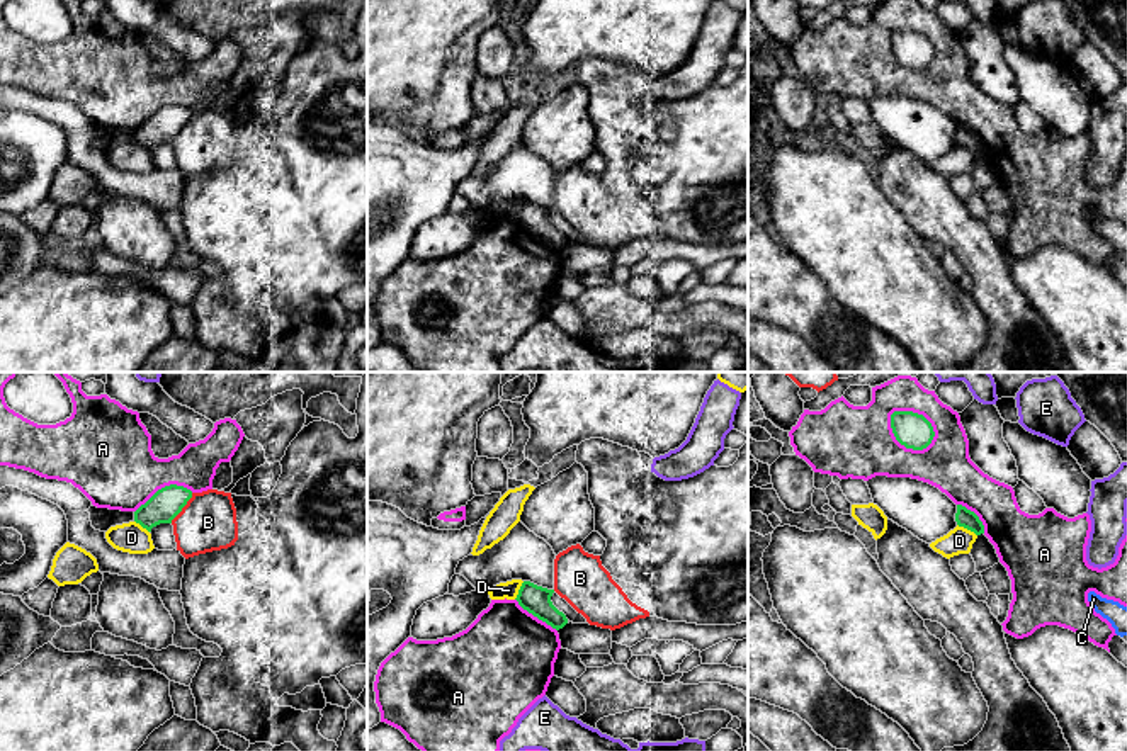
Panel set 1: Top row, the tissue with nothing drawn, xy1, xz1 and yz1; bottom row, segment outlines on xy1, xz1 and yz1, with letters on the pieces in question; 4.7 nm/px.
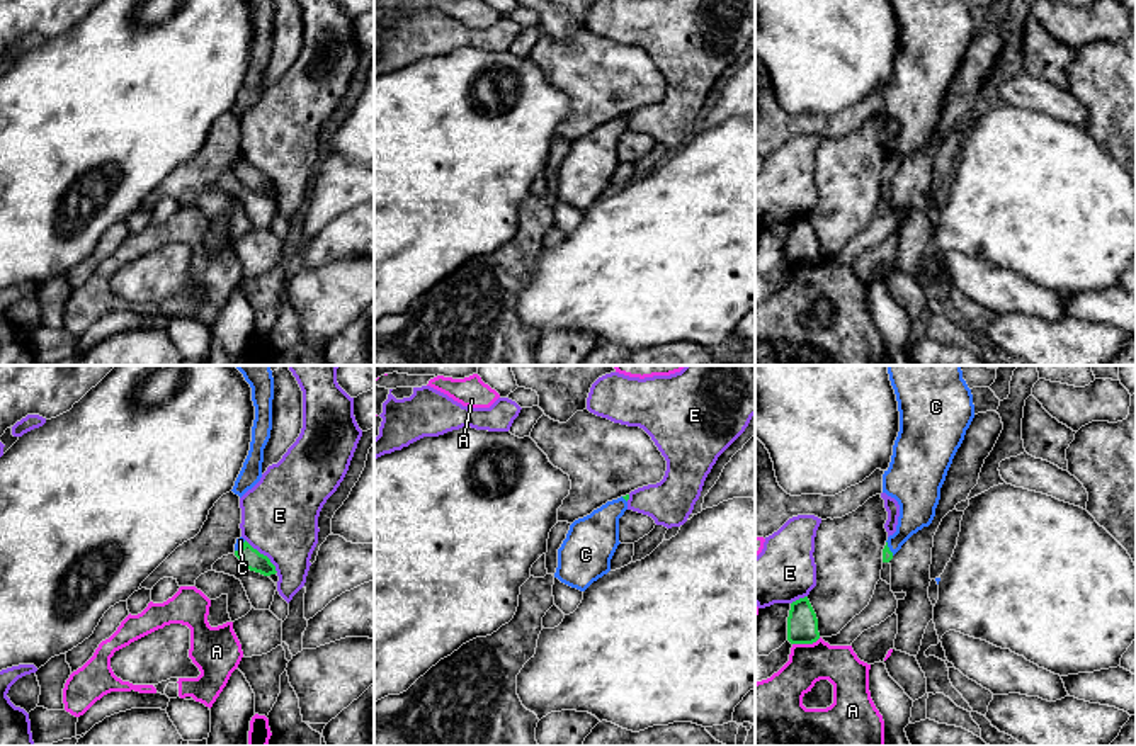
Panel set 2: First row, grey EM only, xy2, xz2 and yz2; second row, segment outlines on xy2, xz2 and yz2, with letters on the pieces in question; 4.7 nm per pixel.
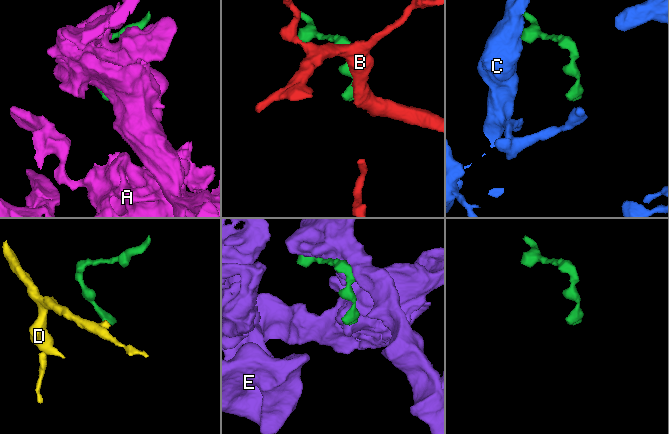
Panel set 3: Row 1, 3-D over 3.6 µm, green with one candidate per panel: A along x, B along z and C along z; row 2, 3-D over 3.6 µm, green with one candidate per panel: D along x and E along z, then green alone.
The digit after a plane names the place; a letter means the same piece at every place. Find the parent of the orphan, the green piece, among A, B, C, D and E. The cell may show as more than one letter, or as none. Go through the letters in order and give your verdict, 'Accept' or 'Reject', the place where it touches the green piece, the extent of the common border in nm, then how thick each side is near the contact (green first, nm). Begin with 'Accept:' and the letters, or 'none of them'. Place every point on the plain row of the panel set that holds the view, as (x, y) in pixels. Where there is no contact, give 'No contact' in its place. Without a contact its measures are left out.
Accept: C
A: Reject. Touches green at yz1 (920, 34). Shared border 240 nm. Thickness 170 nm (green) against 220 nm
B: Reject. Touches green at xy1 (182, 126). Shared border 180 nm. Thickness 150 nm (green) against 280 nm
C: Accept. Touches green at xy2 (242, 167). Shared border 80 nm. Thickness 90 nm (green) against 40 nm
D: Reject. Touches green at yz1 (968, 148). Shared border 110 nm. Thickness 90 nm (green) against 130 nm
E: Reject. Touches green at xy2 (262, 174). Shared border 220 nm. Thickness 90 nm (green) against 360 nm

